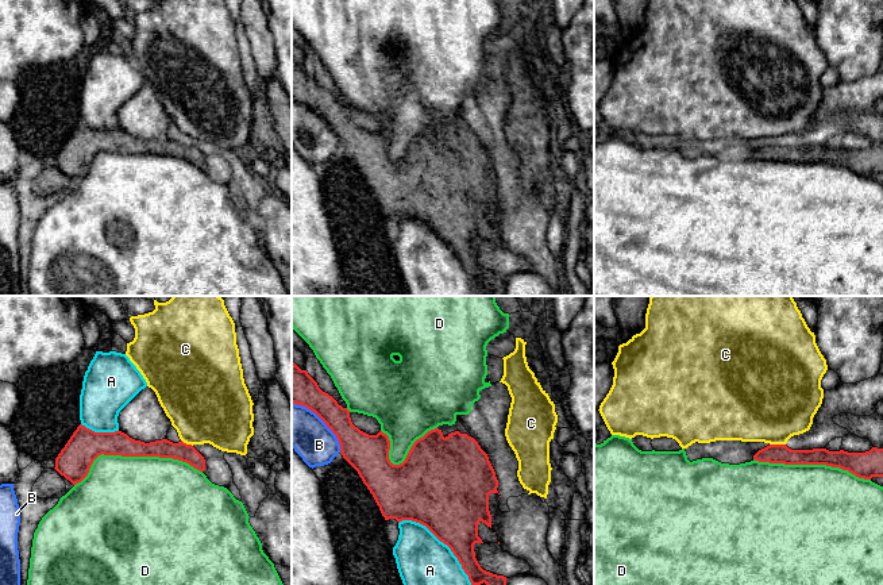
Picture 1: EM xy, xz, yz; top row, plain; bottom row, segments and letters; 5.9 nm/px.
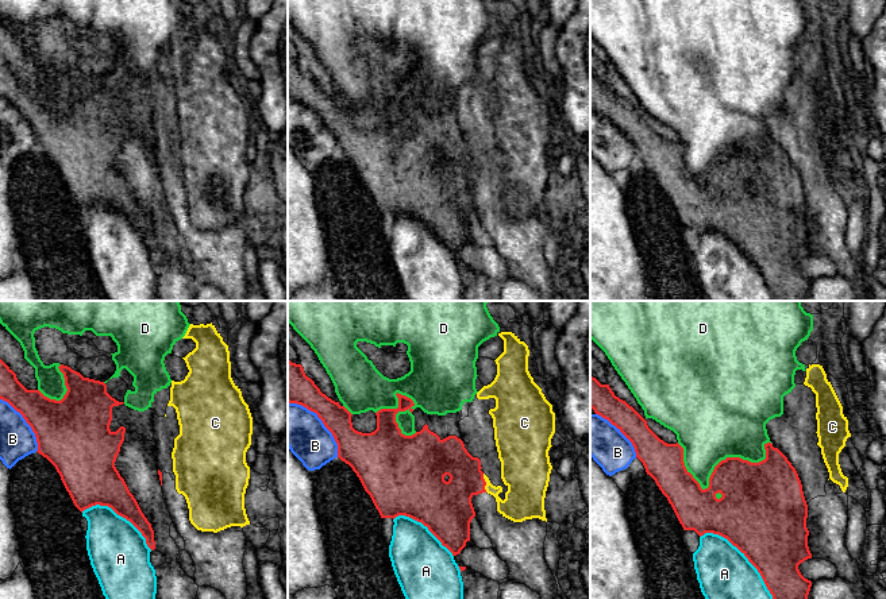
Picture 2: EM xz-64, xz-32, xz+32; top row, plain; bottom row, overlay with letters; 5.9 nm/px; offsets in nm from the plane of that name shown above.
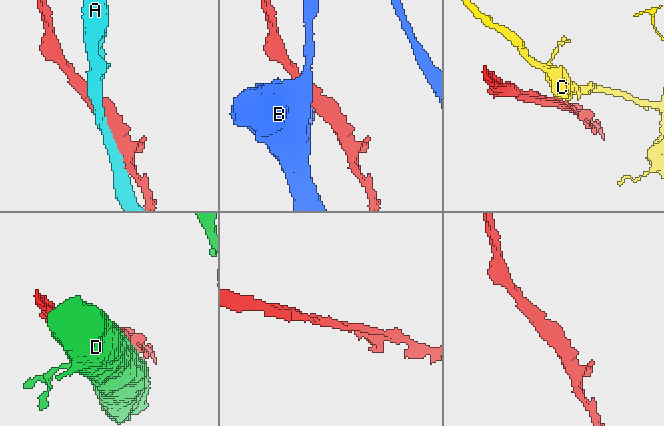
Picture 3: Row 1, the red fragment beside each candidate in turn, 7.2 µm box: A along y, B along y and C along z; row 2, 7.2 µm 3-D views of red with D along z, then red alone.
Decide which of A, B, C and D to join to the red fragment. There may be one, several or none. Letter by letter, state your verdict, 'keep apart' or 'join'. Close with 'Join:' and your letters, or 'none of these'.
A: keep apart
B: keep apart
C: keep apart
D: keep apart
Join: none of these

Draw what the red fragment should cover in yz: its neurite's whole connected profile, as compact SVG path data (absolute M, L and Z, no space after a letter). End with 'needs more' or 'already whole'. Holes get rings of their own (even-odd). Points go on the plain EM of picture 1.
M770 142L753 153L755 158L784 162L826 162L848 168L859 176L883 174L883 146L848 150L826 146L791 147L786 142Z; already whole

